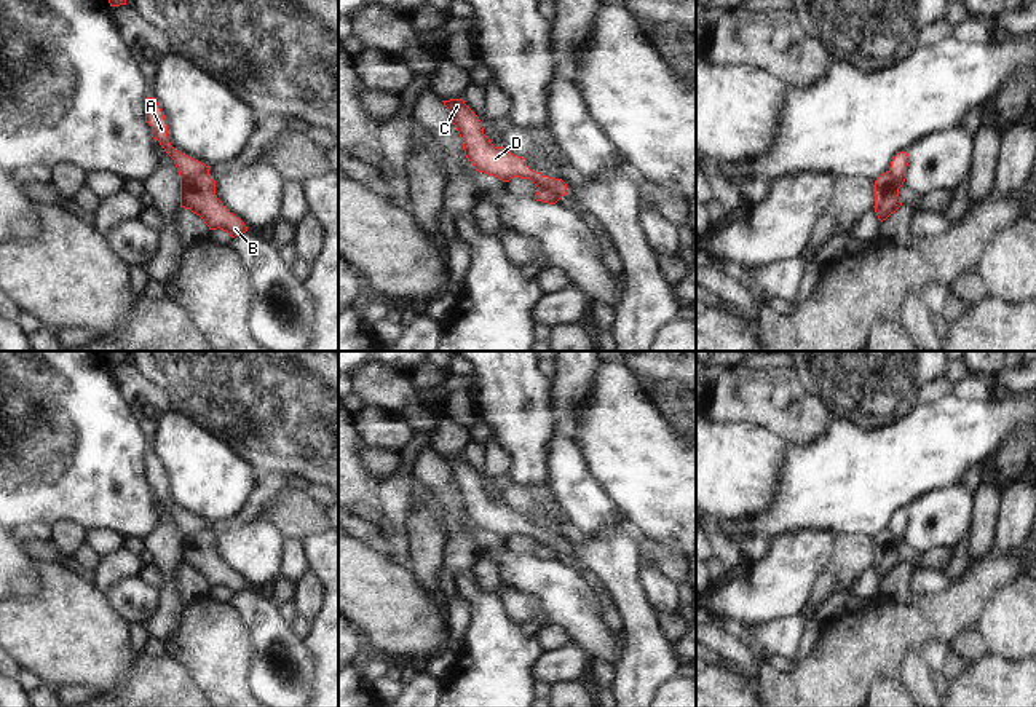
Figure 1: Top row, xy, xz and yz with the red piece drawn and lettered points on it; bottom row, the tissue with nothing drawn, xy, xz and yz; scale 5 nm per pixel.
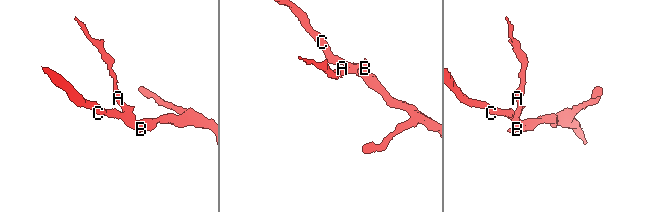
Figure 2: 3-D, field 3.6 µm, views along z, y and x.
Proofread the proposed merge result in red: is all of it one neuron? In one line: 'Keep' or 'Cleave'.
Cleave

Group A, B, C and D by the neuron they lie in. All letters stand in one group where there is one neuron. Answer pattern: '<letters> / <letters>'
A / B C D

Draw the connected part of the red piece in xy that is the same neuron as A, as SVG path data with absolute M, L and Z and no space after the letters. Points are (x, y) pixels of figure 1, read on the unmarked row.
M145 456L145 480L152 484L152 495L160 500L164 509L174 517L180 536L193 535L200 530L209 530L209 523L177 509L168 495L168 482L156 456Z

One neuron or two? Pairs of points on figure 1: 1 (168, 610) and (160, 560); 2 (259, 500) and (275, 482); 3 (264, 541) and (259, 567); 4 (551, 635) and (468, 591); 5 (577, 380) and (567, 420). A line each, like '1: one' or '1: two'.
1: one
2: one
3: one
4: two
5: one

